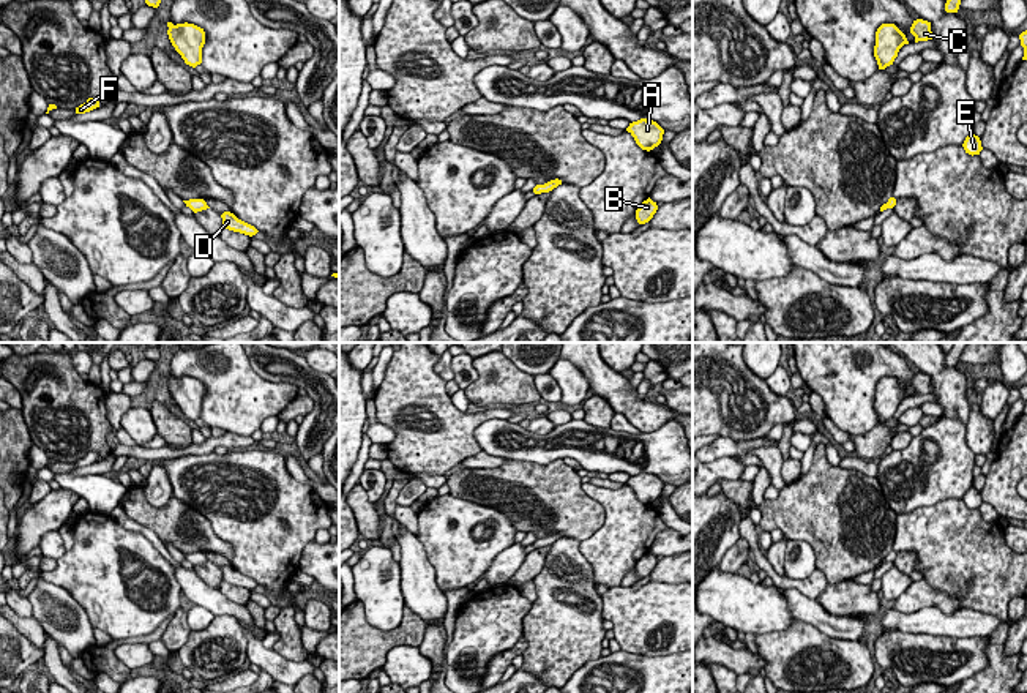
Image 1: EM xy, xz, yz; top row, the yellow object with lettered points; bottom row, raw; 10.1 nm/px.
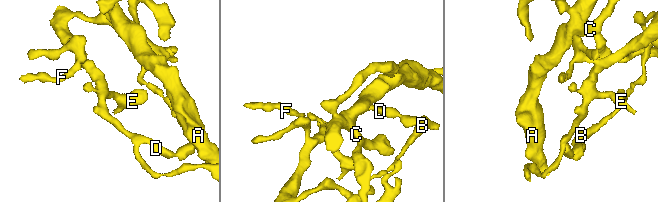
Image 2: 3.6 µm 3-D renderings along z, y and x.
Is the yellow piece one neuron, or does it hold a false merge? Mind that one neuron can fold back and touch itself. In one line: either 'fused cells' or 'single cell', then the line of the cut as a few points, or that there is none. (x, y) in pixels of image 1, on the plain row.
fused cells; cut in xz along (541, 539), (543, 545)

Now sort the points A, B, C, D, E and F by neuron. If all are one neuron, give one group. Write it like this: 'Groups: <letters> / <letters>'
Groups: A C D / B E F

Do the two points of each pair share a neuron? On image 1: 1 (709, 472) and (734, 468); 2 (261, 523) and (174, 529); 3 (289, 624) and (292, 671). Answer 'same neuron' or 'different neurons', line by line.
1: same neuron
2: different neurons
3: different neurons

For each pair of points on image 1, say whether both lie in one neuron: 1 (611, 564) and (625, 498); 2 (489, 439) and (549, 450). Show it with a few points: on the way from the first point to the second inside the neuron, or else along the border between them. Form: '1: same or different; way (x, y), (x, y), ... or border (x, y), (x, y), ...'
1: same; way (616, 548), (625, 537), (625, 513)
2: same; way (504, 447), (535, 449)

